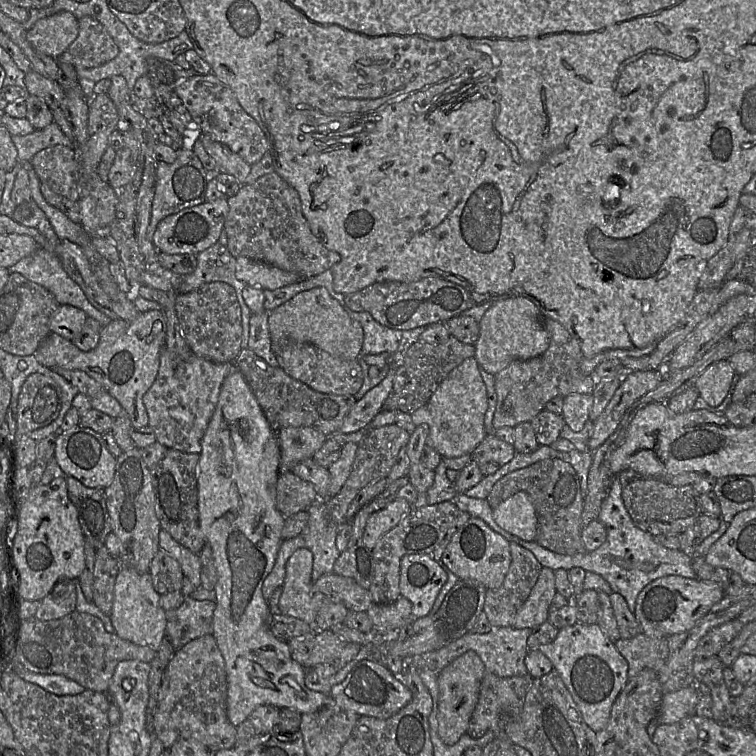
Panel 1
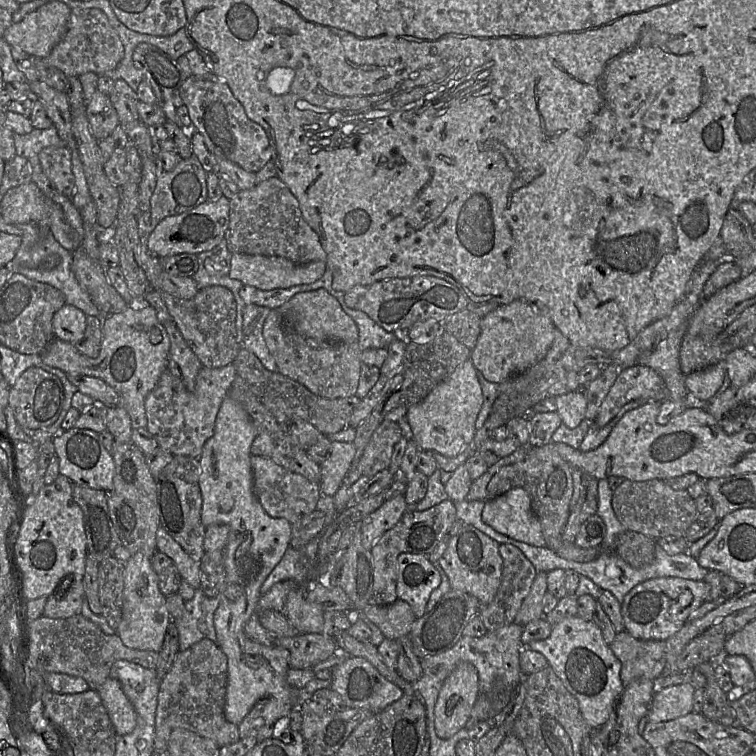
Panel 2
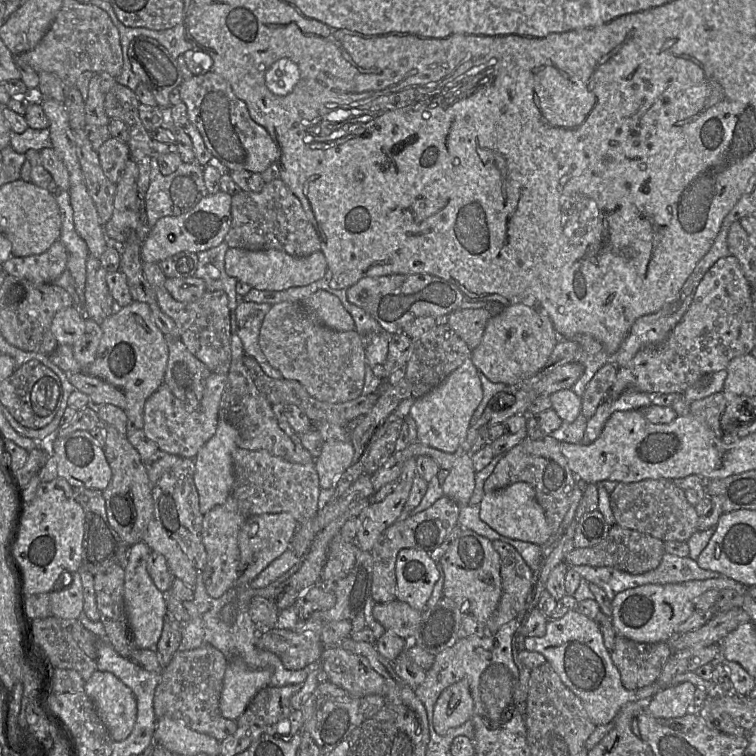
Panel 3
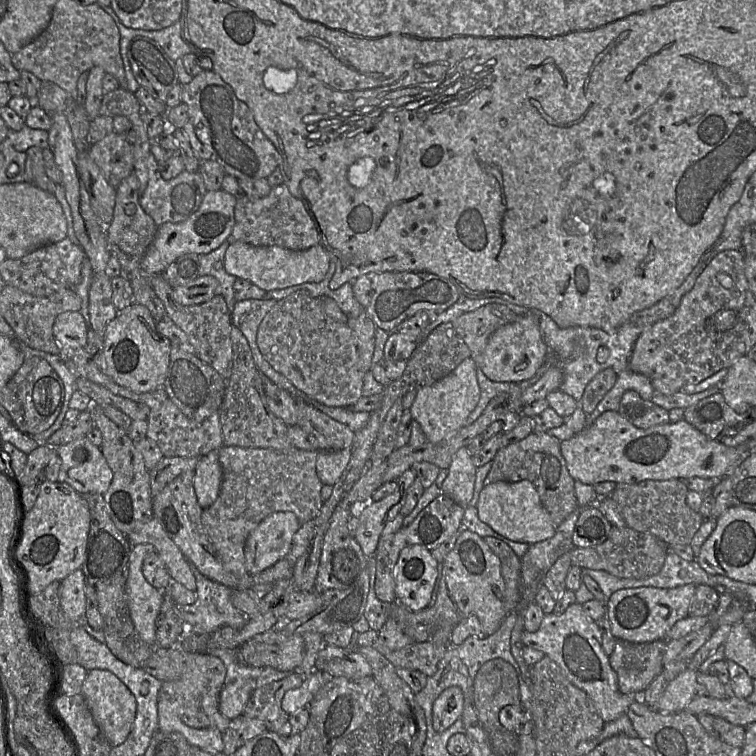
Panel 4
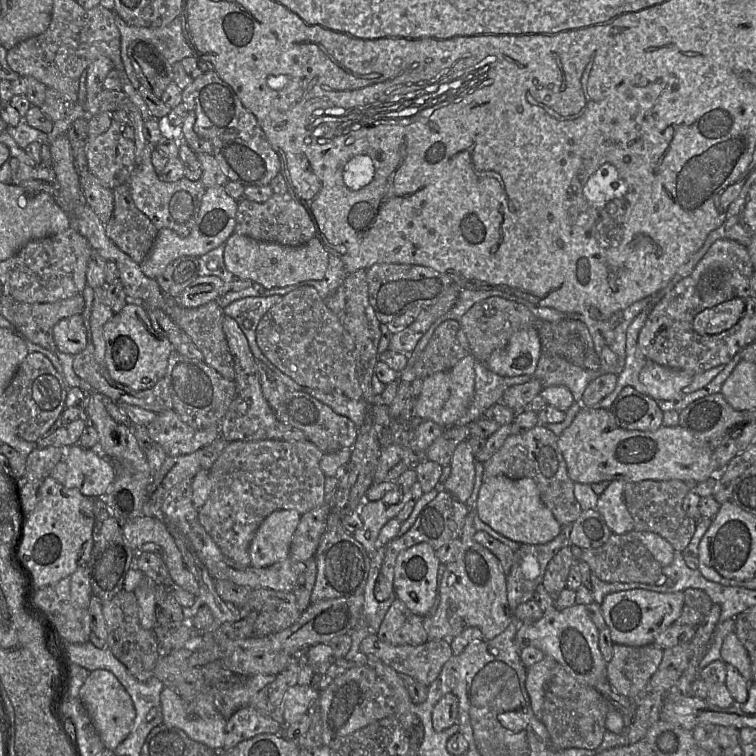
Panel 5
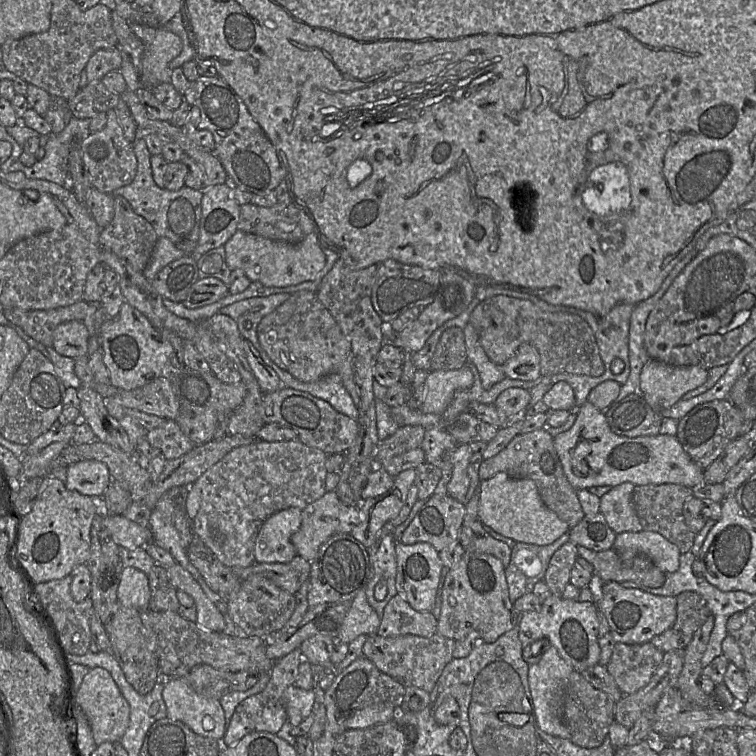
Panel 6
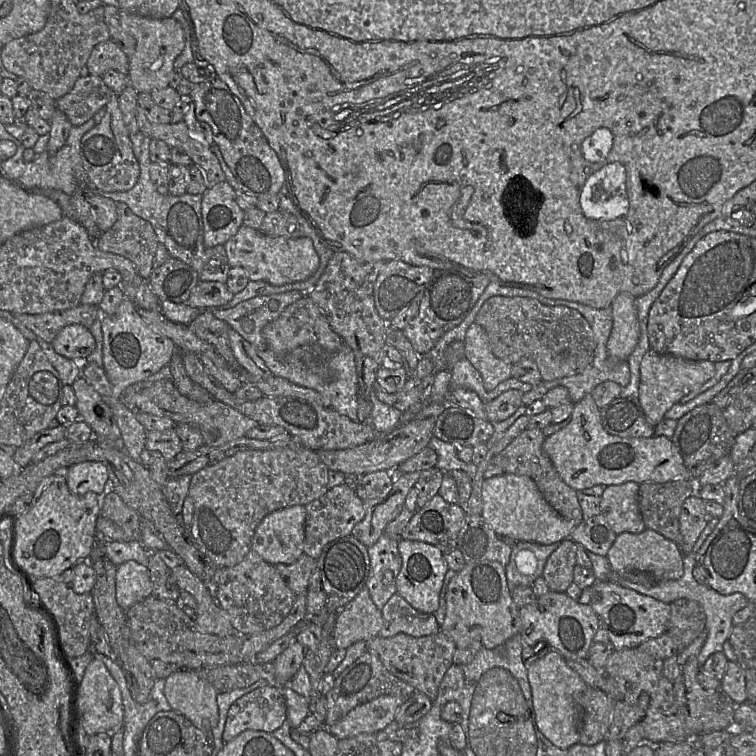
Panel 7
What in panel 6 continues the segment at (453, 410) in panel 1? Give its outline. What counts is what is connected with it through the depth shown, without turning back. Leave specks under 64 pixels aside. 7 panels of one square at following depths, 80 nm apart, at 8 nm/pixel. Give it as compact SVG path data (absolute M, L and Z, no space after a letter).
M464 365L459 369L431 371L425 382L427 393L421 411L442 415L457 391L472 386L474 377L470 368Z

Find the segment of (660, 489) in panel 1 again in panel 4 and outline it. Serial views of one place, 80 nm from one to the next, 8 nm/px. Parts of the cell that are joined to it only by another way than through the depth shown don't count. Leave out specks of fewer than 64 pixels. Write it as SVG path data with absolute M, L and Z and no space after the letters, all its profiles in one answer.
M679 479L644 480L640 483L617 483L610 496L617 505L627 527L649 533L668 546L688 545L703 523L703 517L686 503L688 490Z

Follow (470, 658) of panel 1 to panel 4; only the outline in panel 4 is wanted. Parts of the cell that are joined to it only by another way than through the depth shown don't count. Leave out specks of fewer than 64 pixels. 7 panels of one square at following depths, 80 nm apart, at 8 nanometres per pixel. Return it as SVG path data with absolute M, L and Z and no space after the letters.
M449 687L444 690L433 705L433 726L436 732L442 733L457 720L461 719L464 707L462 690Z

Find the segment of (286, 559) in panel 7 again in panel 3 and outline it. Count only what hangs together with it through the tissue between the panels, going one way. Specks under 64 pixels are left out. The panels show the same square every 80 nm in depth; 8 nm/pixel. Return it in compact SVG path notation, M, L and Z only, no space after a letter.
M289 513L260 514L249 517L238 533L238 546L240 561L238 566L238 579L234 586L236 599L226 604L220 611L220 619L233 624L238 613L238 595L250 588L251 582L276 558L291 548L291 541L296 533L299 523Z

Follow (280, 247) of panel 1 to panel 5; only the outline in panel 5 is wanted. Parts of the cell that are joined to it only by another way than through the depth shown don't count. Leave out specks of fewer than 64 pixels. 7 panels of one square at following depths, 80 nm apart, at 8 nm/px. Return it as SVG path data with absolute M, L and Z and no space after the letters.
M275 193L262 203L247 198L238 202L234 233L285 246L303 245L317 235L316 227L305 207L289 194Z

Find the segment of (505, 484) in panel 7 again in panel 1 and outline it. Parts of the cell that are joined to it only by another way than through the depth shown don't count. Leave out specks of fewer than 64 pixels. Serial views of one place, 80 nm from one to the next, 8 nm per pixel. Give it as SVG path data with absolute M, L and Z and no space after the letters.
M517 492L495 509L493 520L498 527L525 541L535 541L538 520L528 493Z

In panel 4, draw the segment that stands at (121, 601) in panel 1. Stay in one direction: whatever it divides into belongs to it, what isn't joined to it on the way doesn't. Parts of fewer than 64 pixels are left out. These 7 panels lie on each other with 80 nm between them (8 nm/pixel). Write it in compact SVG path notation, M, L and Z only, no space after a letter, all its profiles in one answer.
M152 544L132 545L127 564L127 595L130 617L136 631L144 642L155 645L163 590L157 590L143 575L143 561L151 553L156 553Z

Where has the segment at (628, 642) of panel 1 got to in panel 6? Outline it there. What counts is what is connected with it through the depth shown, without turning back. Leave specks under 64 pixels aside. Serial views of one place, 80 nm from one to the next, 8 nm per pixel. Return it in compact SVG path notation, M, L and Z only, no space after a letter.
M652 643L614 645L606 666L623 695L631 695L644 688L662 663L664 652Z

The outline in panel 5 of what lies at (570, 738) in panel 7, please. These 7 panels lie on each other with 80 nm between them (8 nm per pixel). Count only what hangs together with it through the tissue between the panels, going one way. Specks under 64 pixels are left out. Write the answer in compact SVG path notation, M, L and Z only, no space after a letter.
M545 655L541 661L527 668L526 690L532 710L539 721L541 721L545 685L552 677L556 665L560 664L553 657Z

